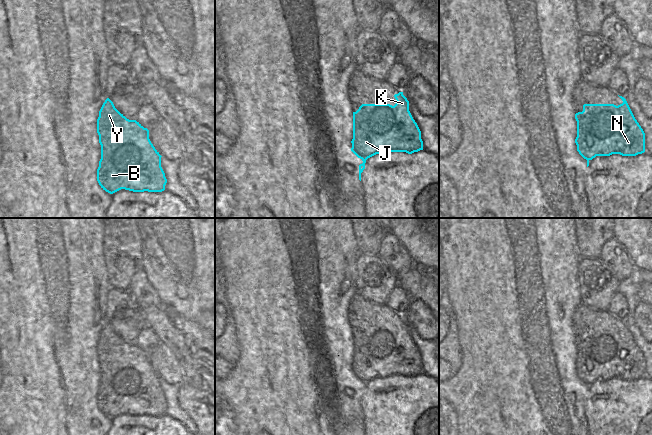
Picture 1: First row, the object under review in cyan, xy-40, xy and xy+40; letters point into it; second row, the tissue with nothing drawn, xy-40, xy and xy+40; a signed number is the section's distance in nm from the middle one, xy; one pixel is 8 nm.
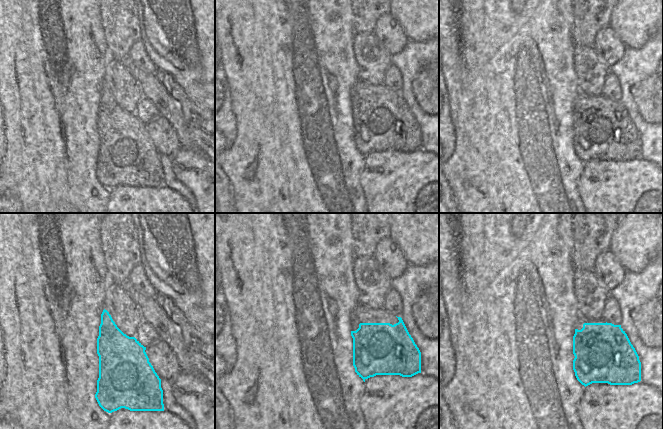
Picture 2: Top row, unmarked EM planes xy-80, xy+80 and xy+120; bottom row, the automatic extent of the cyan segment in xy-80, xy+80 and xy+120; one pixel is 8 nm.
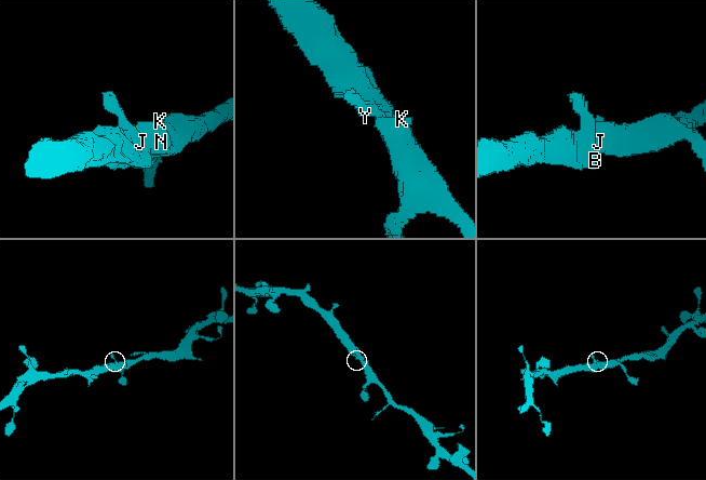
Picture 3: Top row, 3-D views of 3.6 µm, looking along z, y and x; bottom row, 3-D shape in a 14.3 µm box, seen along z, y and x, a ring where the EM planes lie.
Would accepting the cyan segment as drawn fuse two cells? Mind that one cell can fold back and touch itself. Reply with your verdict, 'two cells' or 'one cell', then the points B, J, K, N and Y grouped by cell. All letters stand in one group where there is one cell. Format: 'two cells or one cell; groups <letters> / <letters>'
one cell; groups B J K N Y

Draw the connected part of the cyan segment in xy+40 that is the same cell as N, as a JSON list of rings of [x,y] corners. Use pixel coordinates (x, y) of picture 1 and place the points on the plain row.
[[[622,320],[619,321],[622,323],[623,327],[618,330],[614,328],[584,328],[583,335],[575,338],[575,343],[577,345],[577,361],[575,363],[575,367],[577,369],[577,375],[579,376],[579,378],[587,384],[587,391],[589,390],[589,385],[596,380],[610,380],[612,378],[620,378],[622,380],[636,380],[645,376],[645,357],[635,343],[626,323]]]

